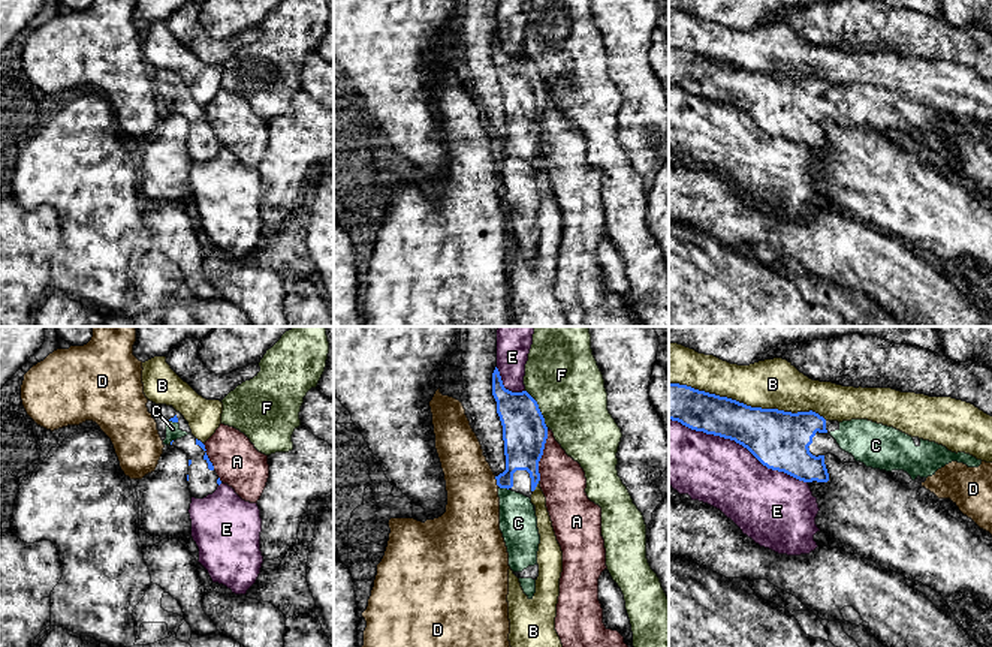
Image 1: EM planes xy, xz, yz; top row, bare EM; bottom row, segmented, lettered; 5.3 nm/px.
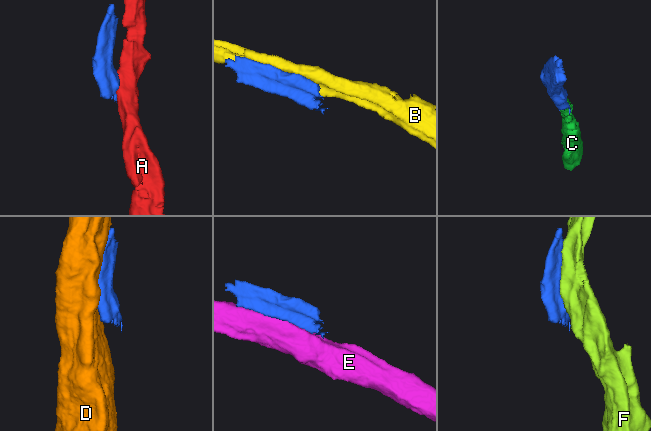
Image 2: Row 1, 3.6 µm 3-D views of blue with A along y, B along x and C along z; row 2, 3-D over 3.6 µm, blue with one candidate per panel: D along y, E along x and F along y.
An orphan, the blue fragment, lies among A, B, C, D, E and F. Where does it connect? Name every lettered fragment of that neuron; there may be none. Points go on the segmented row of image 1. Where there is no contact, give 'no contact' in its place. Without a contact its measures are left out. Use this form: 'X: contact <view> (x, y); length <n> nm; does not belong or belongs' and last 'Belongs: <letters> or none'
A: contact xz (542, 454); length 280 nm; does not belong
B: contact yz (748, 406); length 850 nm; does not belong
C: contact xz (504, 487); length 50 nm; belongs
D: contact xz (497, 481); length 60 nm; does not belong
E: contact yz (738, 442); length 800 nm; does not belong
F: contact xz (539, 409); length 240 nm; does not belong
Belongs: C

